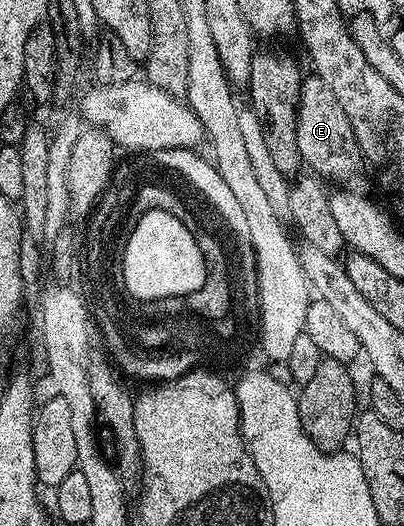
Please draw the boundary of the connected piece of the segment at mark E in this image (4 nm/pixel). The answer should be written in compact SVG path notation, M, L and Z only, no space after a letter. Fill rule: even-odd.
M316 76L306 77L301 84L301 95L297 108L298 144L302 163L310 166L314 175L322 179L334 178L337 184L349 184L363 167L363 155L357 147L357 137L343 112L343 104L323 80ZM325 177L325 178L324 178ZM345 181L345 182L341 182Z

